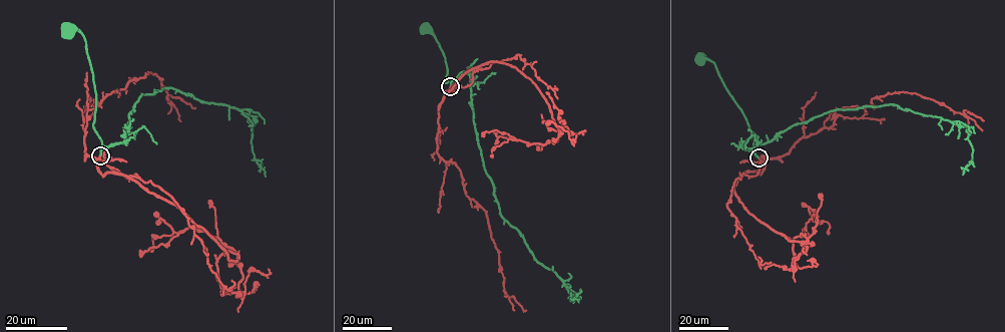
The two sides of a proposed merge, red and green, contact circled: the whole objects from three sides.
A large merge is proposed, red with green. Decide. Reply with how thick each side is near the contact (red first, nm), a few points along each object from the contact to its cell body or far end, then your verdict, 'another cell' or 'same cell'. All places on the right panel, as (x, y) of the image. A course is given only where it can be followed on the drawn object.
320/360 nm | red via (759, 158), (765, 169), (744, 173), (733, 187), (743, 207), (790, 241), (812, 235), (813, 215), (827, 234) | green via (759, 157), (752, 149), (754, 133), (715, 65), (698, 55), (699, 59) | same cell

